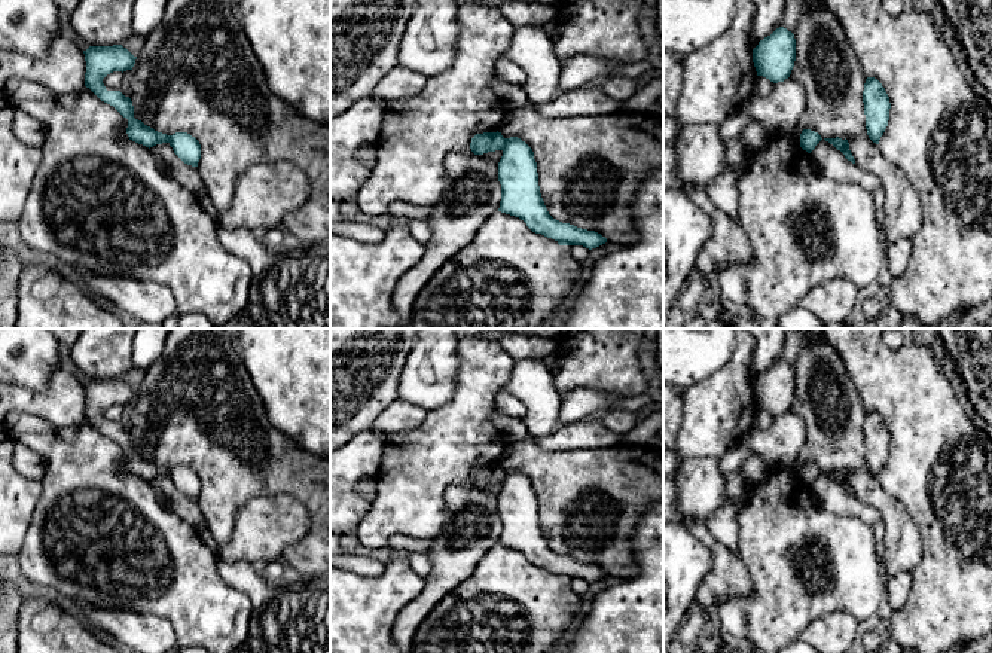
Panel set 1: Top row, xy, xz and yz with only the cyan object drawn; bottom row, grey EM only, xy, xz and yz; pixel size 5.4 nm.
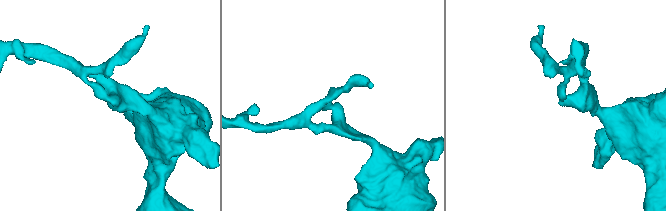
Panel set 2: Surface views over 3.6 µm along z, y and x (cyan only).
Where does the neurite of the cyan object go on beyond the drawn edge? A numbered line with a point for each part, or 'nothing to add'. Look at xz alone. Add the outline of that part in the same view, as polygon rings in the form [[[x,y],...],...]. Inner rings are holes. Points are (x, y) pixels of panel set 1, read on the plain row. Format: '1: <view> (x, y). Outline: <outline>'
nothing to add

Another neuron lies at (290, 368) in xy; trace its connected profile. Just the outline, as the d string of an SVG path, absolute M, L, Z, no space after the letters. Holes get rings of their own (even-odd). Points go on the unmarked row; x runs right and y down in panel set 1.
M238 329L238 347L272 425L306 452L330 458L330 329Z

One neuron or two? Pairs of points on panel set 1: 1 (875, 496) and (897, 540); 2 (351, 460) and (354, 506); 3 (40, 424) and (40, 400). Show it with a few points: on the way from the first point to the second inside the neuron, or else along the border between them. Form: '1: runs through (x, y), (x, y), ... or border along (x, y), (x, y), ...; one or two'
1: runs through (885, 506), (897, 522), (897, 530); one
2: runs through (350, 472), (350, 494); one
3: border along (15, 408), (36, 414), (57, 429); two

